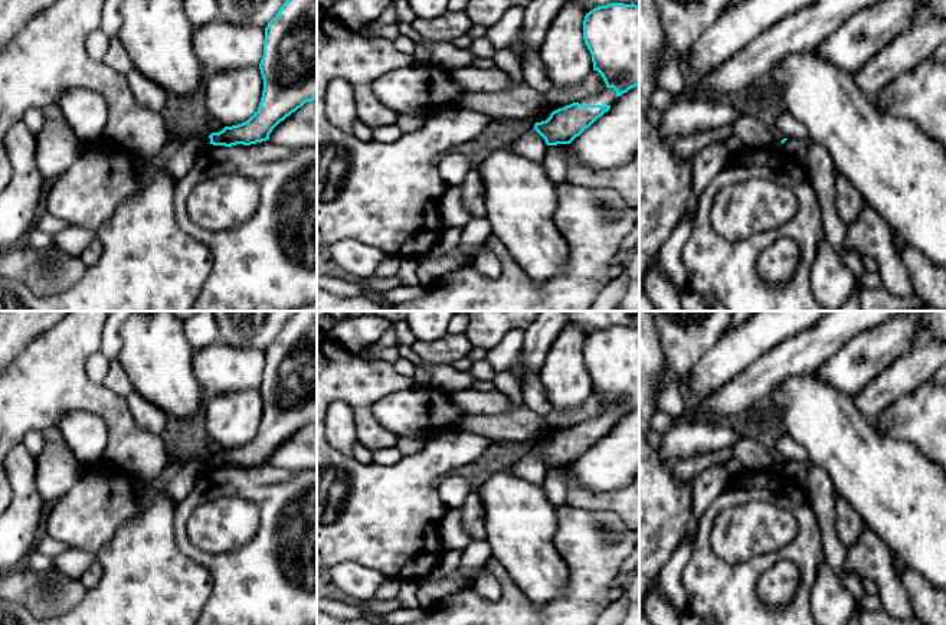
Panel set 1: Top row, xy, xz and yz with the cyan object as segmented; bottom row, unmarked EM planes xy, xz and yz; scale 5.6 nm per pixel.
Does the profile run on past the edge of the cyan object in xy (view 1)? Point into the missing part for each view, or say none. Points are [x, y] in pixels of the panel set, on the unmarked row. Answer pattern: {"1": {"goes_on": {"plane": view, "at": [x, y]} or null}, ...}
{"1": {"goes_on": null}}

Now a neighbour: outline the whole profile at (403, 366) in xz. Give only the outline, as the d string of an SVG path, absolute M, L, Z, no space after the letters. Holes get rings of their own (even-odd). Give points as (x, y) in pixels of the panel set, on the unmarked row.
M402 356L400 359L395 360L392 364L395 370L400 373L402 376L413 377L416 364L412 363L409 359Z

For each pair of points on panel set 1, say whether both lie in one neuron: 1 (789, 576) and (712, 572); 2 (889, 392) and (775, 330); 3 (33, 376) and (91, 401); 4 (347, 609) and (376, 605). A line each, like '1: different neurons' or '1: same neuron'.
1: different neurons
2: same neuron
3: same neuron
4: same neuron

